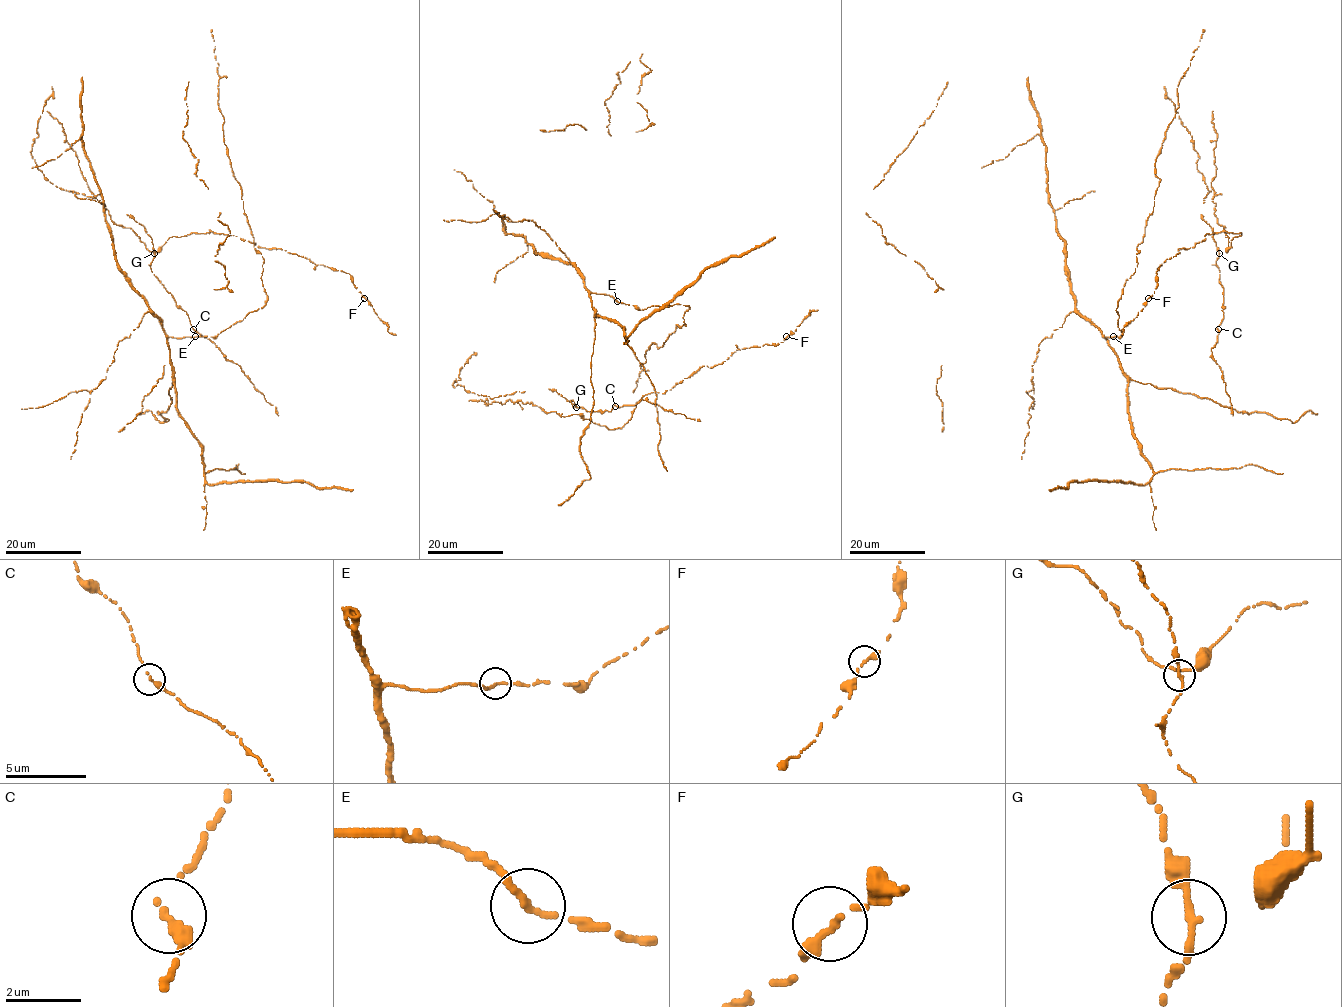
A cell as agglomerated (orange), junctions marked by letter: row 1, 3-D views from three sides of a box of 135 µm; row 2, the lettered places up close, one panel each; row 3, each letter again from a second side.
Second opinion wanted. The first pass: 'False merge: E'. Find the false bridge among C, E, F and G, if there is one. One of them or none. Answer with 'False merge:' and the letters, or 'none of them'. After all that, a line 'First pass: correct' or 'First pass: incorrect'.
False merge: none of them
First pass: incorrect

